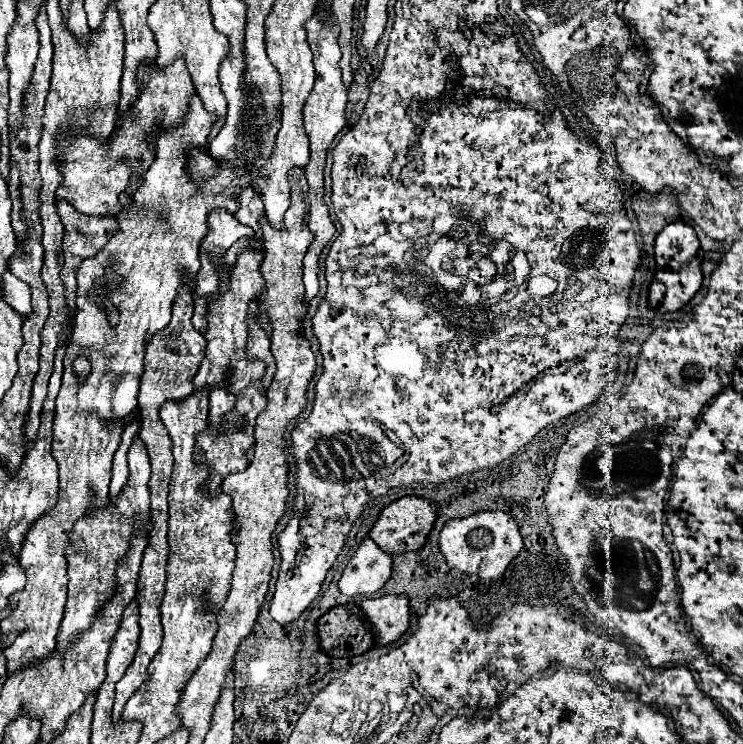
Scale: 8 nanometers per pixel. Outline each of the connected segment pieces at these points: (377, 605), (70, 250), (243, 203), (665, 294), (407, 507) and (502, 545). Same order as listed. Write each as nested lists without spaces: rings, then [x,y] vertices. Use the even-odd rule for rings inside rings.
[[[380,596],[380,598],[366,598],[360,602],[366,622],[372,624],[372,638],[374,646],[386,646],[396,642],[408,630],[408,598],[406,596]]]
[[[58,200],[56,210],[64,224],[64,242],[62,242],[64,264],[60,268],[60,280],[64,282],[64,288],[66,288],[66,302],[70,308],[68,318],[74,318],[76,316],[76,270],[80,268],[84,258],[90,258],[92,254],[96,254],[100,250],[100,246],[104,246],[108,242],[108,238],[116,232],[116,216],[112,216],[112,214],[106,214],[106,216],[78,214],[78,210],[74,210],[66,200]]]
[[[248,186],[244,194],[240,194],[240,210],[236,212],[236,220],[244,222],[256,232],[256,238],[252,238],[252,246],[262,246],[262,232],[260,232],[260,216],[264,214],[264,204],[256,196],[256,192]]]
[[[676,220],[668,224],[658,236],[656,236],[656,266],[658,266],[658,276],[660,284],[650,286],[650,308],[666,314],[666,312],[676,312],[684,304],[692,300],[692,296],[700,290],[702,286],[702,272],[700,272],[700,262],[702,262],[702,250],[698,236],[692,226],[688,226],[684,220]]]
[[[404,496],[380,512],[368,536],[388,554],[404,554],[404,552],[418,550],[424,546],[434,520],[436,520],[436,506],[432,502],[424,498],[416,498],[416,496]]]
[[[476,512],[468,518],[450,520],[440,532],[440,552],[450,568],[476,574],[480,580],[498,580],[508,564],[520,554],[522,536],[518,524],[506,512]]]

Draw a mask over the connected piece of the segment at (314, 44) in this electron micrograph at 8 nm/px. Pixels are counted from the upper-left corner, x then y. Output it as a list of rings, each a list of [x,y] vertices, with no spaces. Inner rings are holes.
[[[320,8],[312,14],[312,18],[306,22],[306,36],[308,36],[308,44],[312,48],[312,54],[314,54],[314,66],[316,66],[316,84],[314,84],[314,90],[310,92],[310,96],[306,98],[306,104],[304,104],[304,126],[306,126],[306,132],[308,132],[308,138],[310,138],[310,162],[306,166],[306,180],[308,180],[308,186],[310,186],[310,220],[308,220],[308,226],[310,226],[310,232],[314,234],[314,242],[310,244],[306,256],[304,256],[304,286],[306,286],[306,302],[310,302],[310,298],[314,298],[318,294],[318,258],[324,250],[324,246],[328,244],[328,240],[334,236],[336,228],[328,216],[328,206],[324,202],[324,164],[326,164],[326,156],[328,156],[328,148],[330,148],[330,142],[334,140],[334,136],[346,126],[346,116],[344,116],[344,108],[346,108],[346,94],[348,94],[348,88],[344,86],[342,82],[342,72],[340,72],[340,58],[342,58],[342,52],[340,52],[340,46],[338,46],[338,32],[336,30],[336,24],[328,26],[324,24],[324,20],[330,16],[330,10],[326,8]]]

